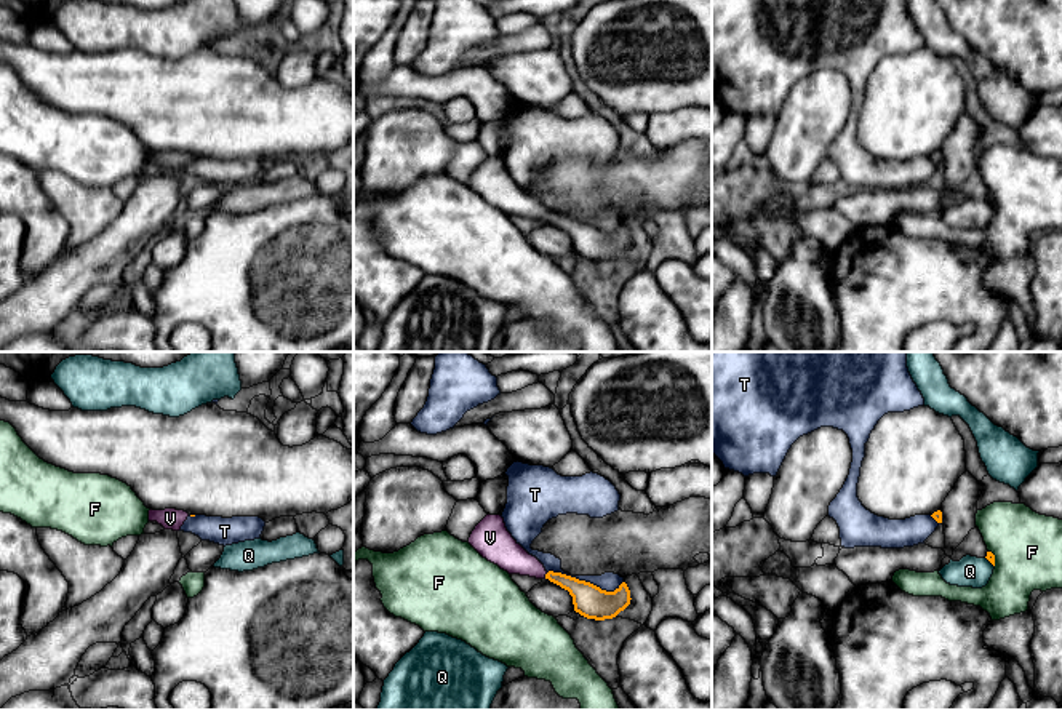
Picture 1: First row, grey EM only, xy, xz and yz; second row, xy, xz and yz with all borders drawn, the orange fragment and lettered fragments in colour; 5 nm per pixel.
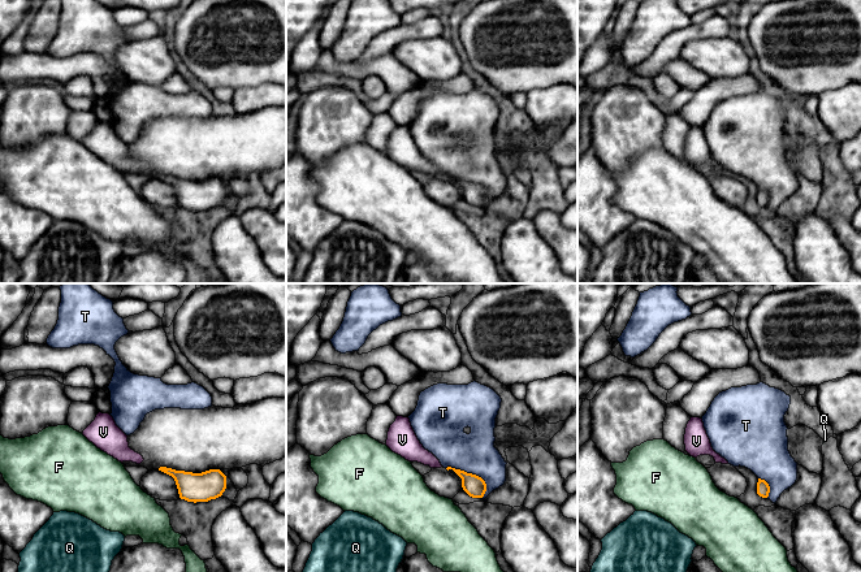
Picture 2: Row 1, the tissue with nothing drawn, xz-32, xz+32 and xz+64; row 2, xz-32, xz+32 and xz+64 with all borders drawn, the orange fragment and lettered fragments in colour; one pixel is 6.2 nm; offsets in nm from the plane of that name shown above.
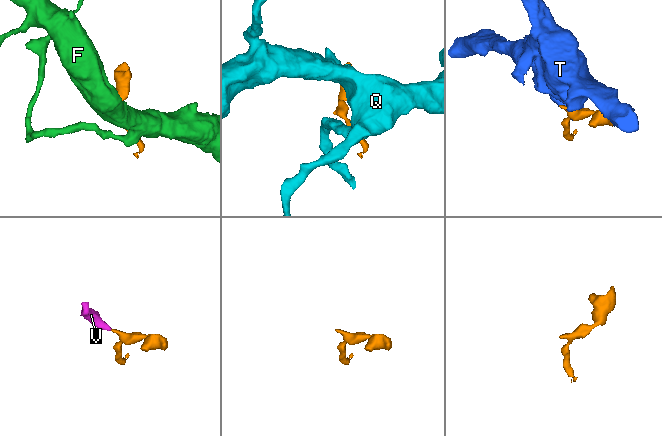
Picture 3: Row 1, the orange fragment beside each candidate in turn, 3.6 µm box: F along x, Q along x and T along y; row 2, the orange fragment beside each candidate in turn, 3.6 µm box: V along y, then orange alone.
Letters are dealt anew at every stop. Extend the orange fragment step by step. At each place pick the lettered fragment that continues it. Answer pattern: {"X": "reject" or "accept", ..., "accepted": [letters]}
{"F": "reject", "Q": "reject", "T": "reject", "V": "accept", "accepted": ["V"]}

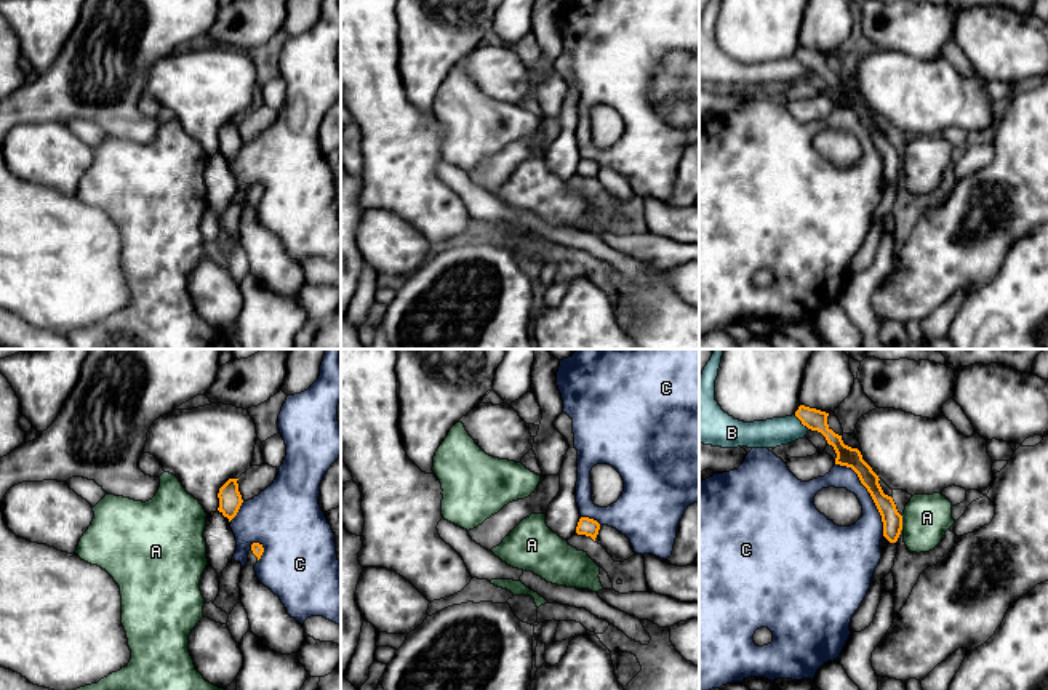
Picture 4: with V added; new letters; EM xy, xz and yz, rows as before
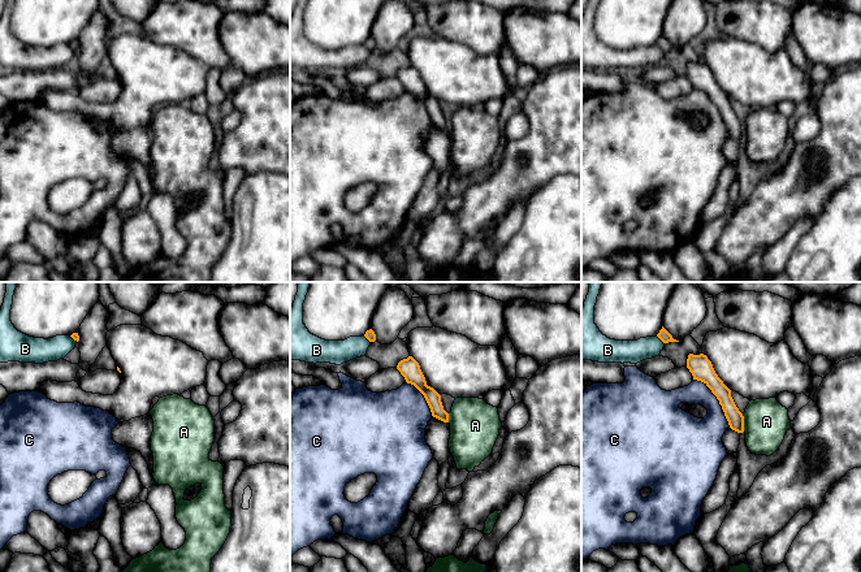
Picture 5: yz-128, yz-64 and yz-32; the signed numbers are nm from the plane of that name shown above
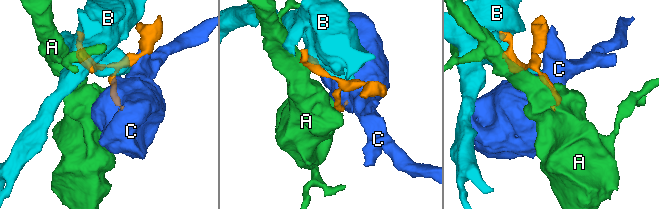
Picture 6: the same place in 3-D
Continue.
{"A": "reject", "B": "reject", "C": "reject", "accepted": []}

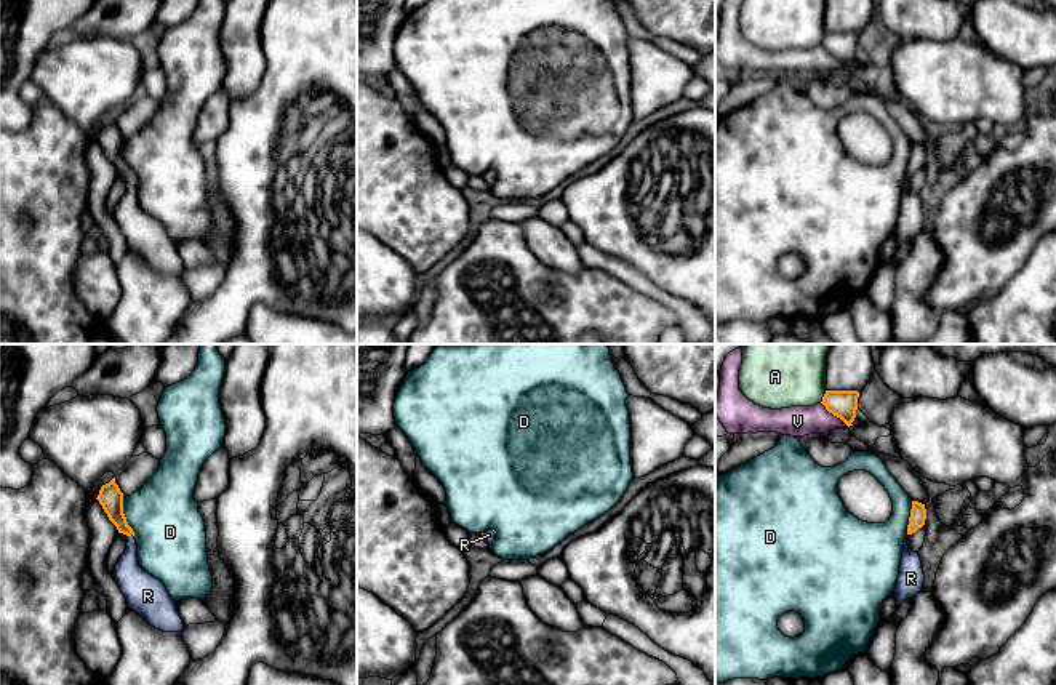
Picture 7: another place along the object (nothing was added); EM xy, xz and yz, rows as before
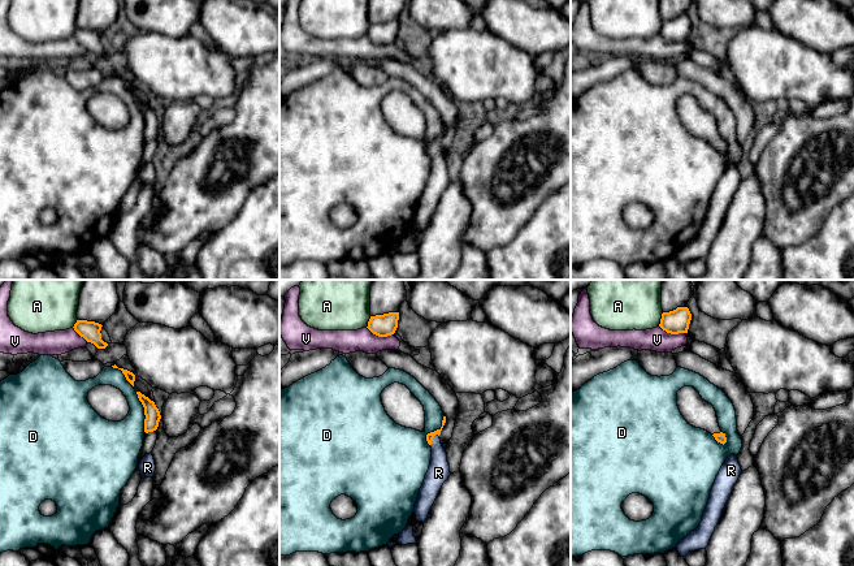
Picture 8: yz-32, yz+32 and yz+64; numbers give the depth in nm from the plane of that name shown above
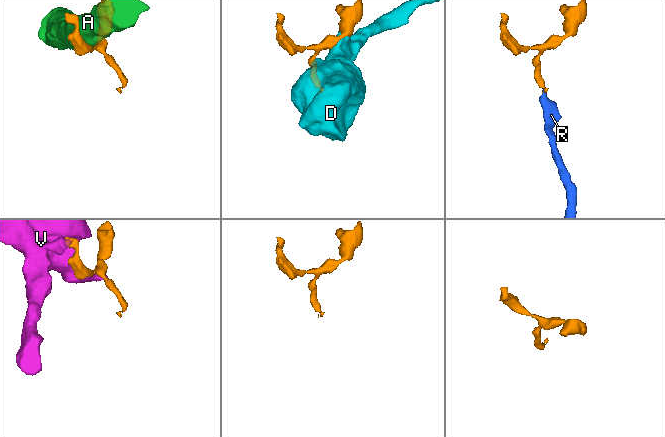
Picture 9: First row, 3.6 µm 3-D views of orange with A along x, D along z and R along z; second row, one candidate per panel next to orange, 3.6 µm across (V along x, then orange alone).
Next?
{"A": "reject", "D": "reject", "R": "accept", "V": "reject", "accepted": ["R"]}

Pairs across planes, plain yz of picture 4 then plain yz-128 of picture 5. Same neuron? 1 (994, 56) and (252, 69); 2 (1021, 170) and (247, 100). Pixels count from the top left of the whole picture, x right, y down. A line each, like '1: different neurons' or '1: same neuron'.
1: same neuron
2: same neuron

